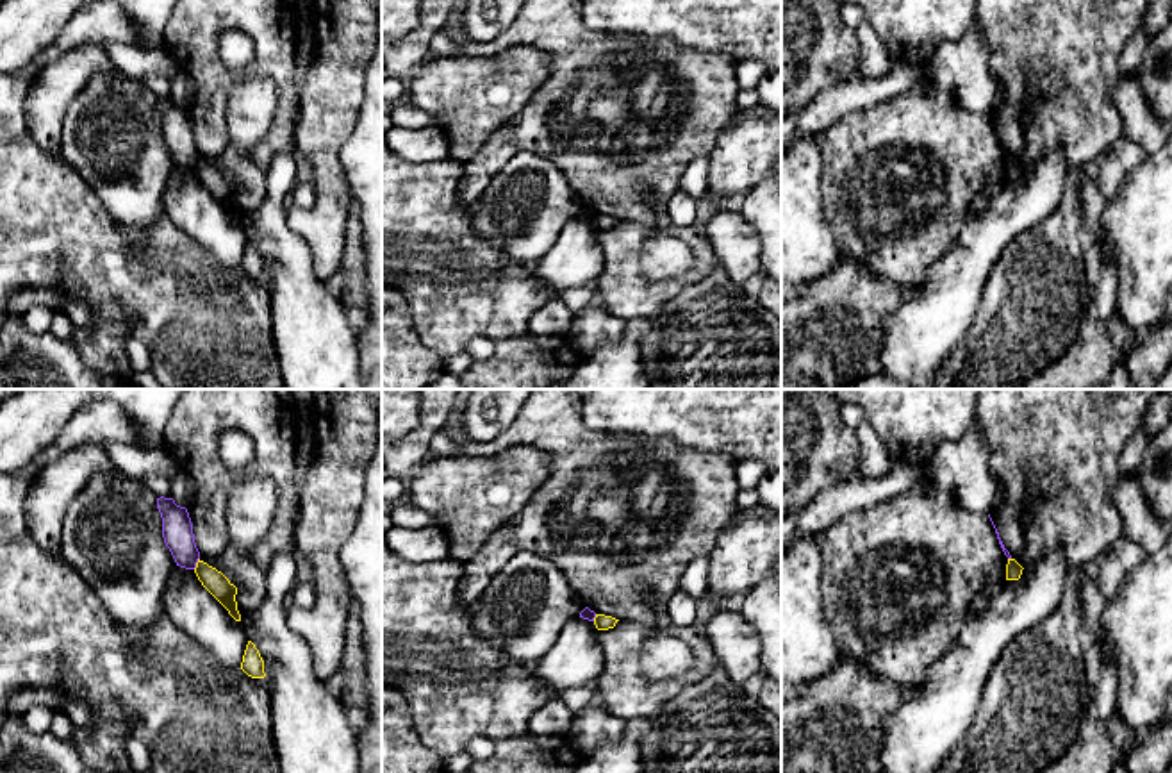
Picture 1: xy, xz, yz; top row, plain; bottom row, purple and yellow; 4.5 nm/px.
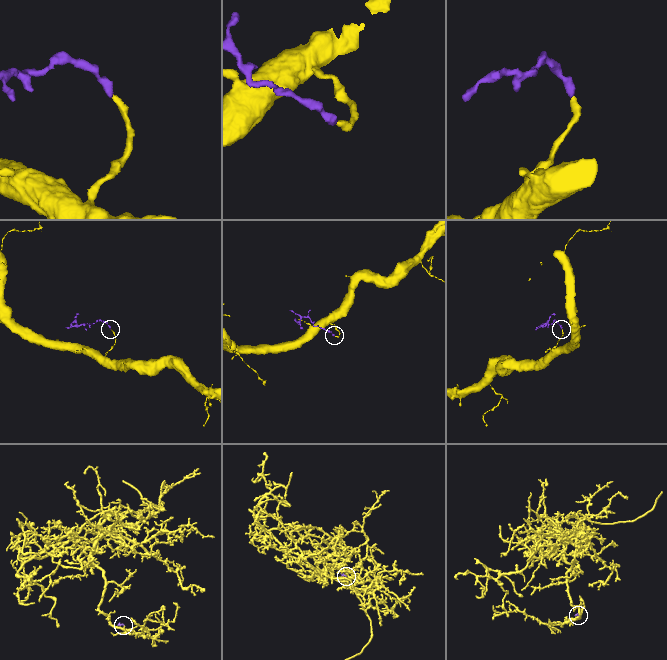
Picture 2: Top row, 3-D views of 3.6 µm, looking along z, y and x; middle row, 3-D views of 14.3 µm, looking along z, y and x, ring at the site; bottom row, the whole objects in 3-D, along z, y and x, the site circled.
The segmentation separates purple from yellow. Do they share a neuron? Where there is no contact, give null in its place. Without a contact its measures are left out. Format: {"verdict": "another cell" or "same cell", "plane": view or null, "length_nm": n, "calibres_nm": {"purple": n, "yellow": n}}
{"verdict": "another cell", "plane": "xy", "length_nm": 60, "calibres_nm": {"purple": 140, "yellow": 100}}

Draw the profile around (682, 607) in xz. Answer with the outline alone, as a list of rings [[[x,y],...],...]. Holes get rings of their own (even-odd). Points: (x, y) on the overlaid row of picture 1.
[[[678,589],[667,602],[667,611],[676,625],[692,627],[696,619],[696,598]]]

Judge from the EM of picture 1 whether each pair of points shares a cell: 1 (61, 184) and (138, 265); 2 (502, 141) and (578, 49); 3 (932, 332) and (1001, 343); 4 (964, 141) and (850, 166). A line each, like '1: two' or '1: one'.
1: one
2: one
3: two
4: one

